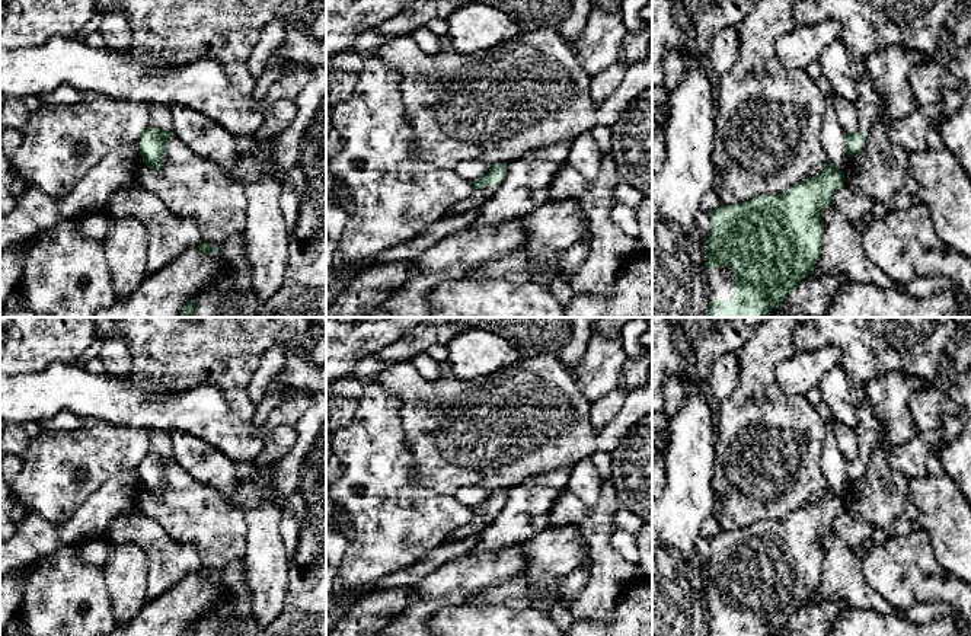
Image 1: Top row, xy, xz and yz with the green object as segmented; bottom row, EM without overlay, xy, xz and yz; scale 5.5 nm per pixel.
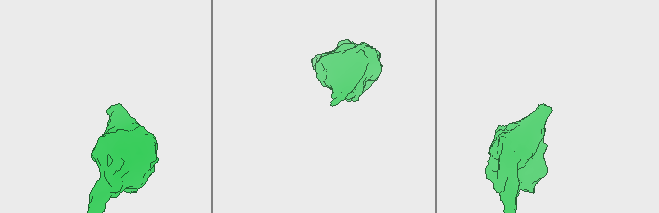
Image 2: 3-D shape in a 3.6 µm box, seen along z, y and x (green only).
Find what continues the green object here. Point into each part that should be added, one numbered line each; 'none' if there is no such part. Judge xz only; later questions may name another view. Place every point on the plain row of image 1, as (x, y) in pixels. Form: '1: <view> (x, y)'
1: xz (479, 523)

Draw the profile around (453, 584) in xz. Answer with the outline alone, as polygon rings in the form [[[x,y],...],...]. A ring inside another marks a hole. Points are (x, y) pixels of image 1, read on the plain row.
[[[514,543],[498,553],[469,553],[440,566],[412,587],[405,610],[379,636],[429,636],[428,621],[435,611],[464,605],[472,595],[521,575],[523,544]]]

